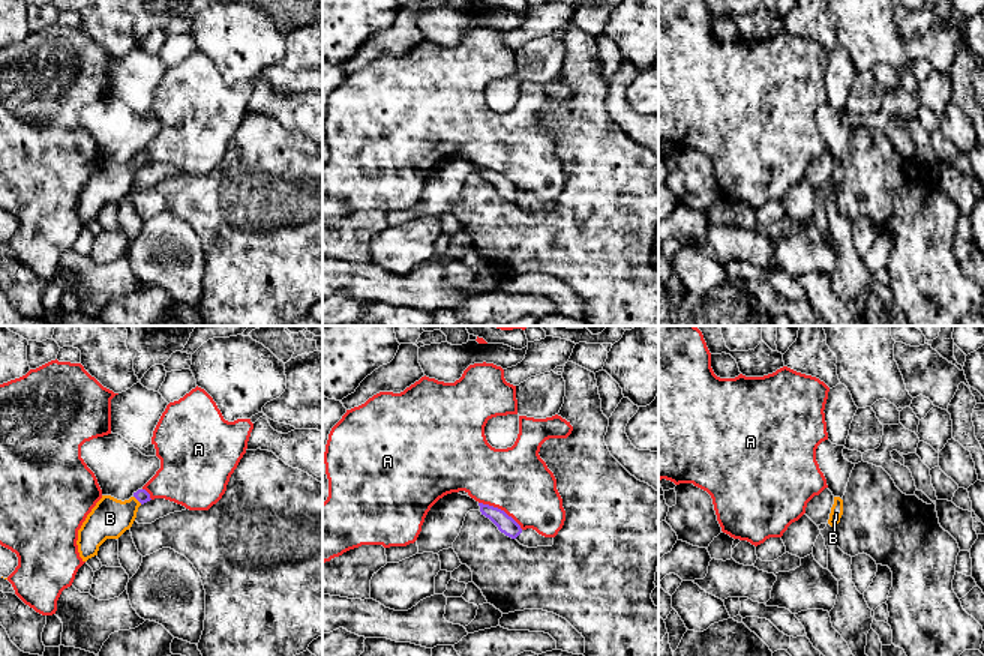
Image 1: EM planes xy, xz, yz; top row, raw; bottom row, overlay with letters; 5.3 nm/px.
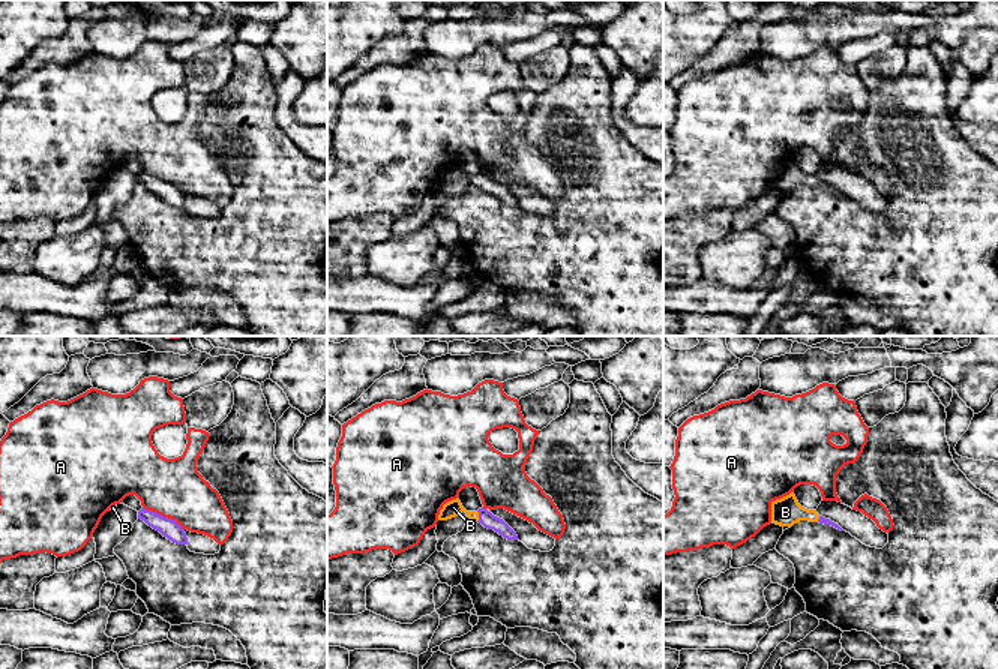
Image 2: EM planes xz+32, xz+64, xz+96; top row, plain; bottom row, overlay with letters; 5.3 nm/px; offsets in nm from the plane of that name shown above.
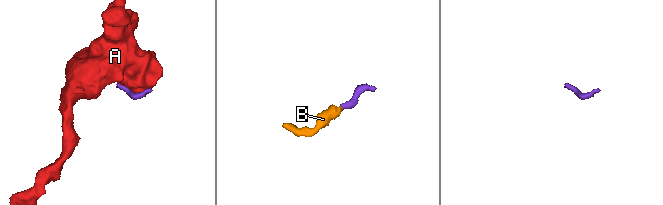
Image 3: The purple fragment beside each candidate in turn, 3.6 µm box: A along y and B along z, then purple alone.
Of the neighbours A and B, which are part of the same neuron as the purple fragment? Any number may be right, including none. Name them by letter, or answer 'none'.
B

